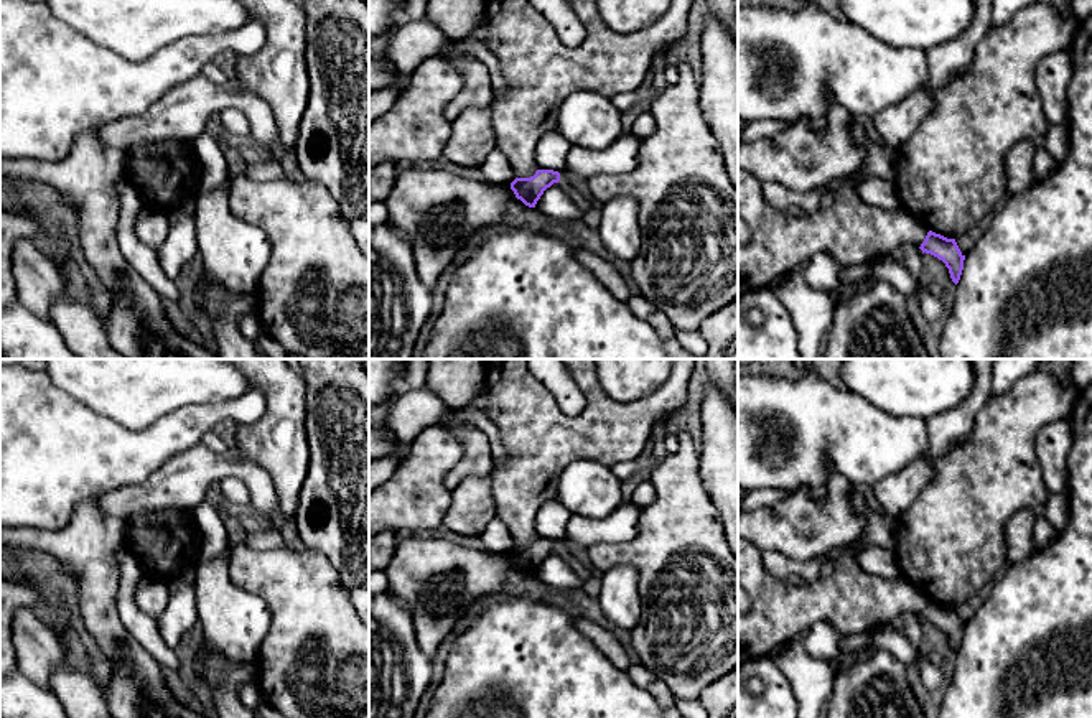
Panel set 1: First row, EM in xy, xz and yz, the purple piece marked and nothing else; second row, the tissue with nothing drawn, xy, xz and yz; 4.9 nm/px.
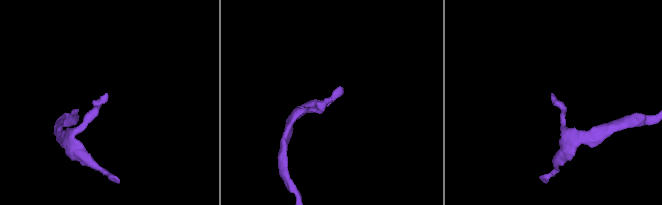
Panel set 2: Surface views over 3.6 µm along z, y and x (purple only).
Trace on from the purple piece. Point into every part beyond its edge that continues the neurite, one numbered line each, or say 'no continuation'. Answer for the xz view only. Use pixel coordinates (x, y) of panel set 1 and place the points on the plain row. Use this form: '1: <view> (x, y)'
no continuation

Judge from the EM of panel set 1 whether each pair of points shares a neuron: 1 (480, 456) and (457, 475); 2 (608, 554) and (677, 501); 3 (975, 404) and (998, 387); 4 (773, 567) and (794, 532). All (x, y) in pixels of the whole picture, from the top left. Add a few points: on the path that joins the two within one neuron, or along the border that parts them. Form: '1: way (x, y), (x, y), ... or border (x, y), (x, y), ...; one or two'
1: way (475, 461), (462, 471); one
2: way (626, 554), (633, 552), (666, 519); one
3: border (990, 376), (992, 394); two
4: border (763, 552), (783, 552), (802, 562), (819, 560); two

